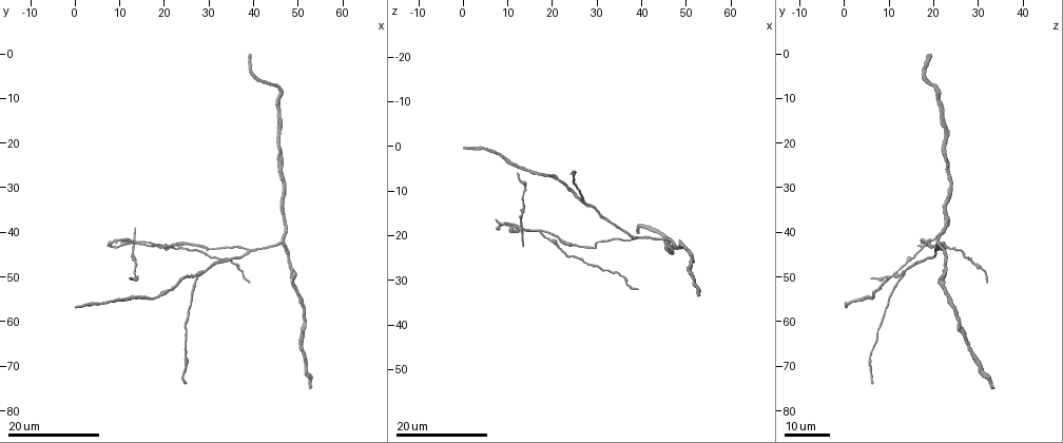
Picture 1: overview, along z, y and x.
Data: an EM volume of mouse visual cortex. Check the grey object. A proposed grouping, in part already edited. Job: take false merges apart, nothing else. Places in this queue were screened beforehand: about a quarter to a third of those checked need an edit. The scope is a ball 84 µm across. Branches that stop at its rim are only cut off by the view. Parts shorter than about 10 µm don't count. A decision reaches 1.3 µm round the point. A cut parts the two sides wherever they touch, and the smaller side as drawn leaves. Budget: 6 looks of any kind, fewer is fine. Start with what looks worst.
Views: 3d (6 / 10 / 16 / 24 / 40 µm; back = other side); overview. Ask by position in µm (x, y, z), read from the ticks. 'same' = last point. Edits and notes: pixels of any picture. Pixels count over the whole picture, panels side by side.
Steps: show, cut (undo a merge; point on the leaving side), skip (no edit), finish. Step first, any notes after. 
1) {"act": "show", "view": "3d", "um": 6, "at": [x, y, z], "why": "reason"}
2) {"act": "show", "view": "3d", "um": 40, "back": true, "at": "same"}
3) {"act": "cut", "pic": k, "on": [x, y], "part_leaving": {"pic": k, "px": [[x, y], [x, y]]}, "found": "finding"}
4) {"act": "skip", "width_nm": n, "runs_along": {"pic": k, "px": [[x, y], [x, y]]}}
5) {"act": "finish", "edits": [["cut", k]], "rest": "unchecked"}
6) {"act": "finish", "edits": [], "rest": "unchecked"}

{"act": "show", "view": "3d", "um": 24, "at": [13.5, 42.0, 18.5], "why": "looks like a crossing"}

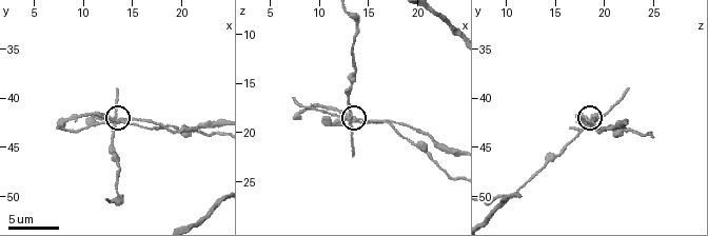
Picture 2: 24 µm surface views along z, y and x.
{"act": "show", "view": "3d", "um": 6, "at": [13.2, 42.2, 18.4]}

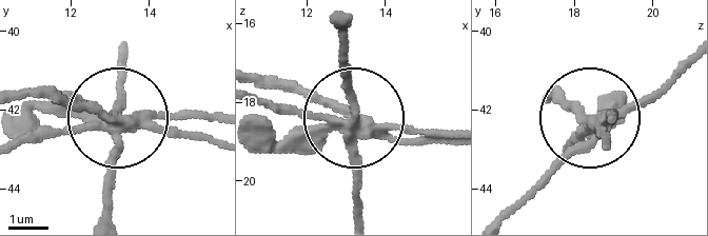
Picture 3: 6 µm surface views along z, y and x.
{"act": "cut", "pic": 3, "on": [310, 126], "width_nm": 290, "part_leaving": {"pic": 3, "px": [[371, 123], [449, 134]]}, "found": "a second neuron is stuck on"}

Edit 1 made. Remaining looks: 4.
{"act": "show", "view": "3d", "um": 16, "at": [27.5, 50.0, 13.0], "why": "two arms in line, one across"}

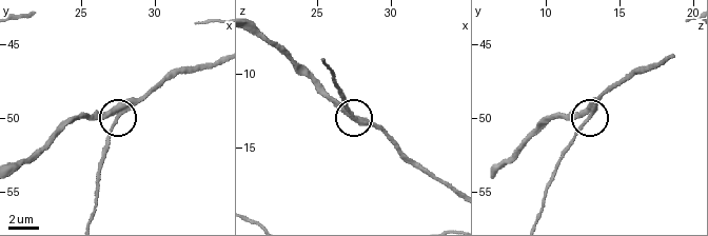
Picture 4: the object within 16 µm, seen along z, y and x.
{"act": "show", "view": "3d", "um": 10, "at": [27.2, 50.4, 12.6], "why": "zoom in"}

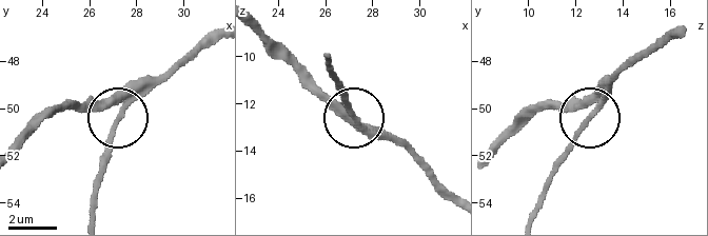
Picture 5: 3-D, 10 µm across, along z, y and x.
{"act": "skip", "arms": 3, "runs_along": {"pic": 5, "px": [[213, 33], [122, 110], [100, 168]]}, "found": "one neuron here"}

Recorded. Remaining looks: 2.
{"act": "show", "view": "3d", "um": 16, "at": [39.5, 44.5, 20.5], "why": "three-way junction"}

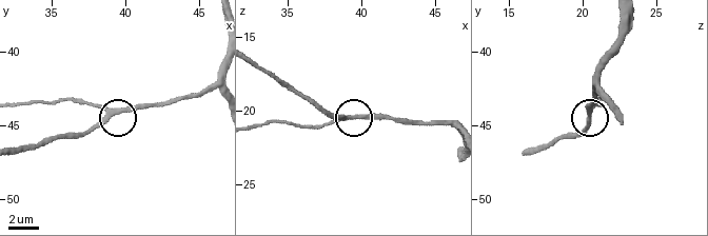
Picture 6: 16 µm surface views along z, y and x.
{"act": "show", "view": "3d", "um": 10, "at": [38.8, 44.2, 20.4], "why": "closer look"}

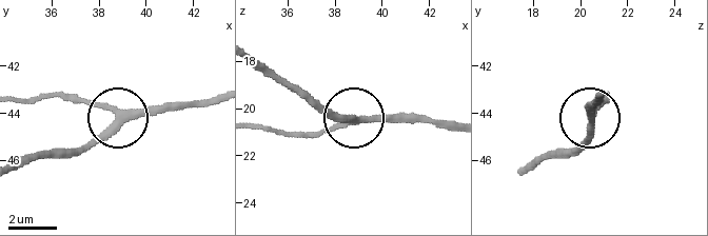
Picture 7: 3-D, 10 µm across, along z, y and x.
{"act": "skip", "side_arm_um": 37, "runs_along": {"pic": 7, "px": [[149, 106], [114, 115], [50, 95]]}, "found": "continuous, no second neuron"}

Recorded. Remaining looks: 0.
{"act": "finish", "edits": [["cut", 3]], "rest": "unchecked"}

